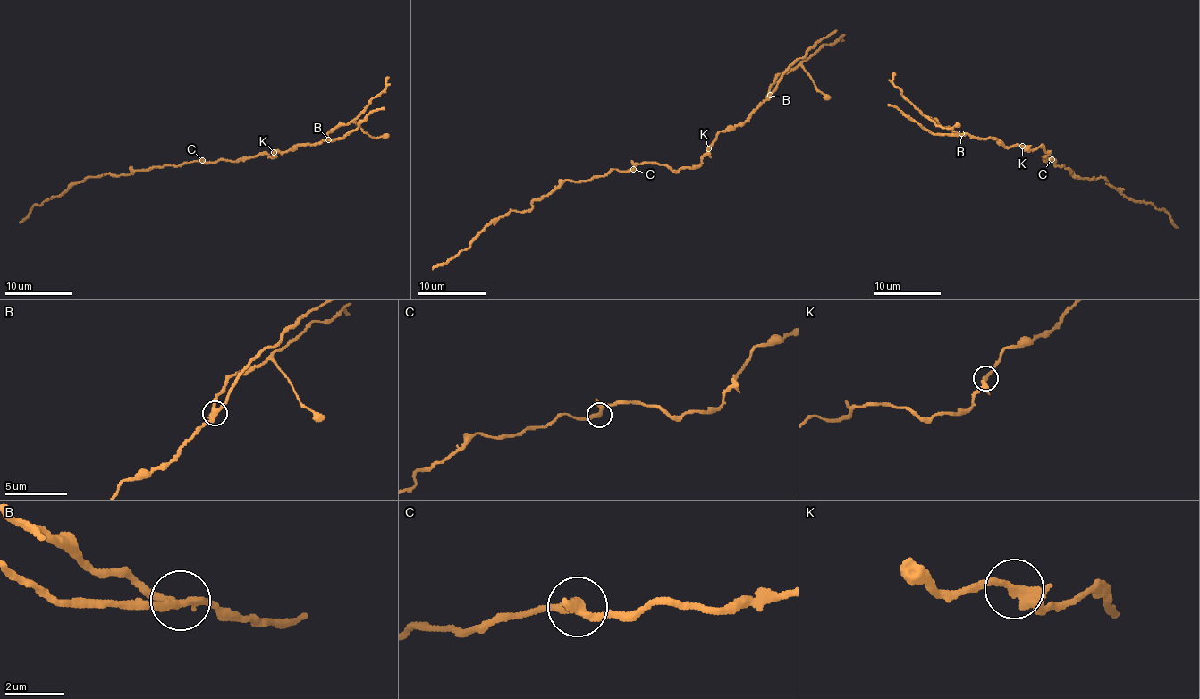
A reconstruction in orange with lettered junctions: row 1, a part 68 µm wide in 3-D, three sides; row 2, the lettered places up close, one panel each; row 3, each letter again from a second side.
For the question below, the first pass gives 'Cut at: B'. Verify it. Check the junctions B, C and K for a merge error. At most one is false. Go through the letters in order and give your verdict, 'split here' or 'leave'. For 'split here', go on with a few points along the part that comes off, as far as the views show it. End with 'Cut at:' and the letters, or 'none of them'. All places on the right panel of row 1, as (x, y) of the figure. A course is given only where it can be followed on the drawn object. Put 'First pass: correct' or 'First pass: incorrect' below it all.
B: split here | (961, 133), (932, 133), (897, 108), (887, 105)
C: leave
K: leave
Cut at: B
First pass: correct

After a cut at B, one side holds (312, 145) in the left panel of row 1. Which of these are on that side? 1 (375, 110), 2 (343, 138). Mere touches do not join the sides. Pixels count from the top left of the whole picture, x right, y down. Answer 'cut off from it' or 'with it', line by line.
1: cut off from it
2: cut off from it

